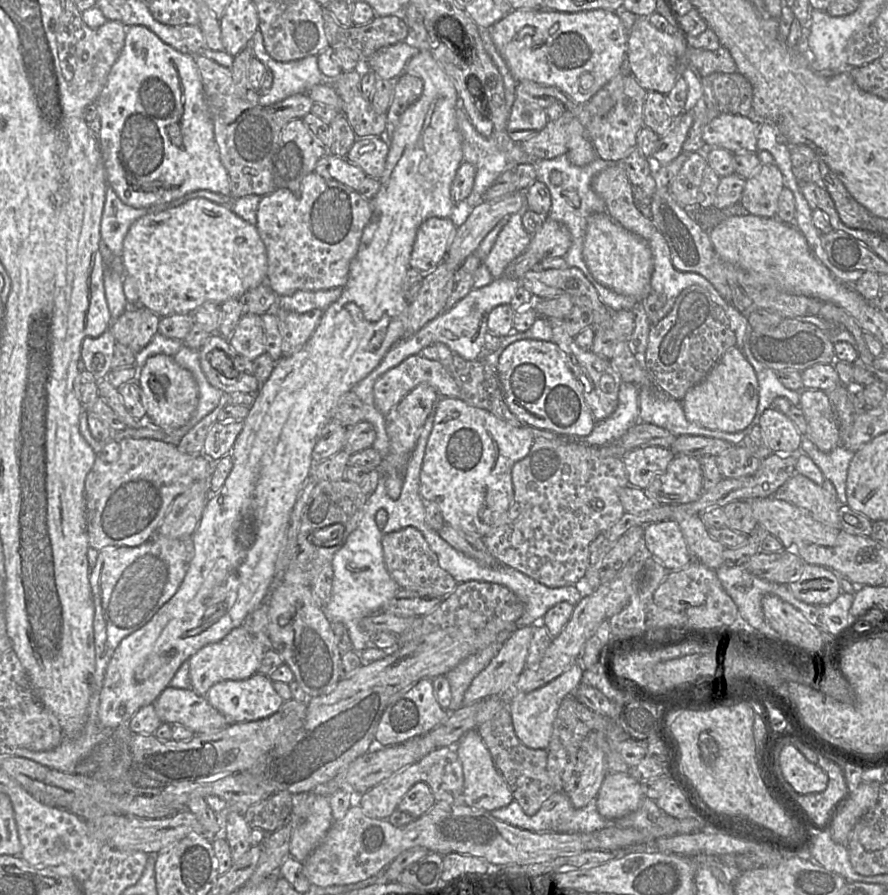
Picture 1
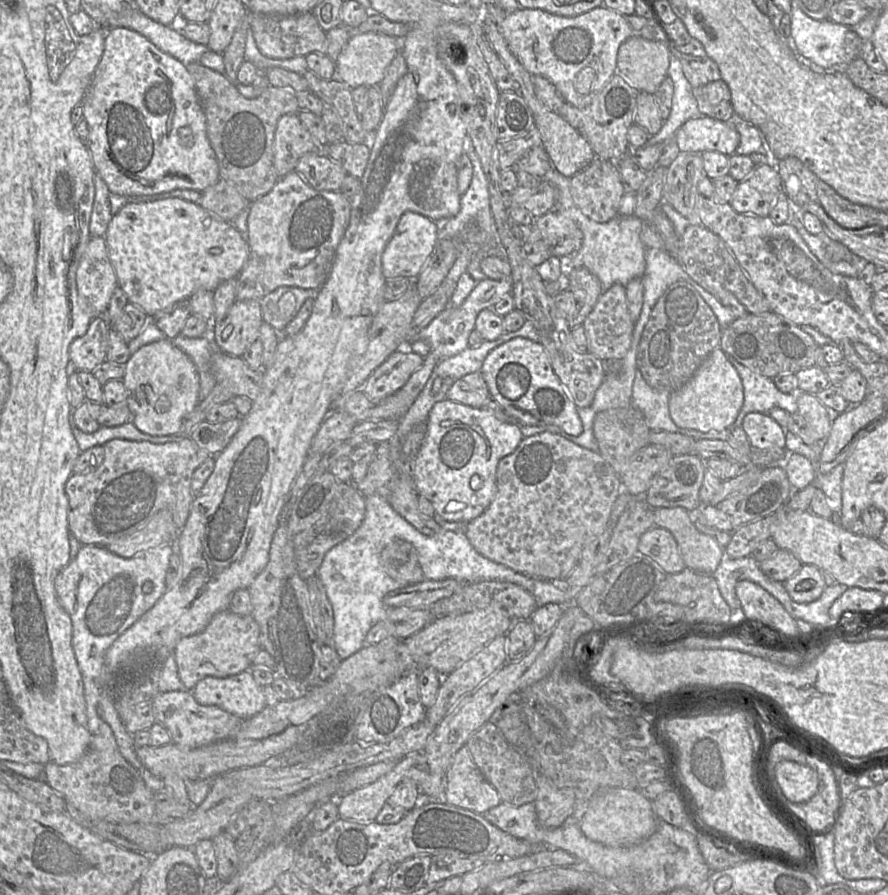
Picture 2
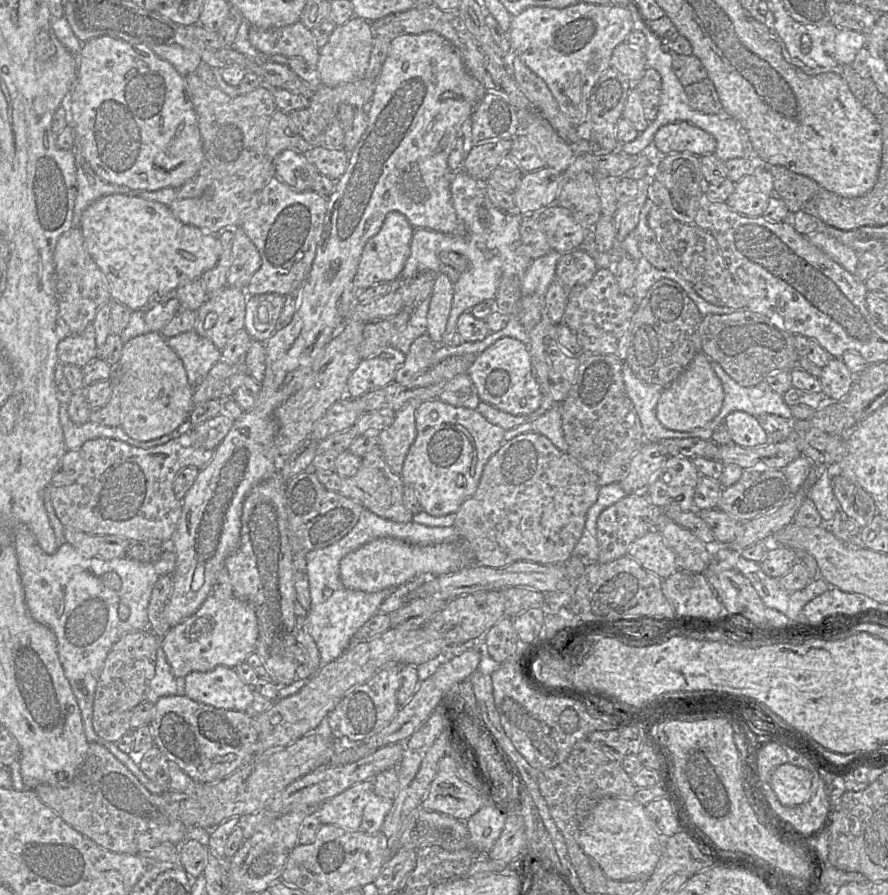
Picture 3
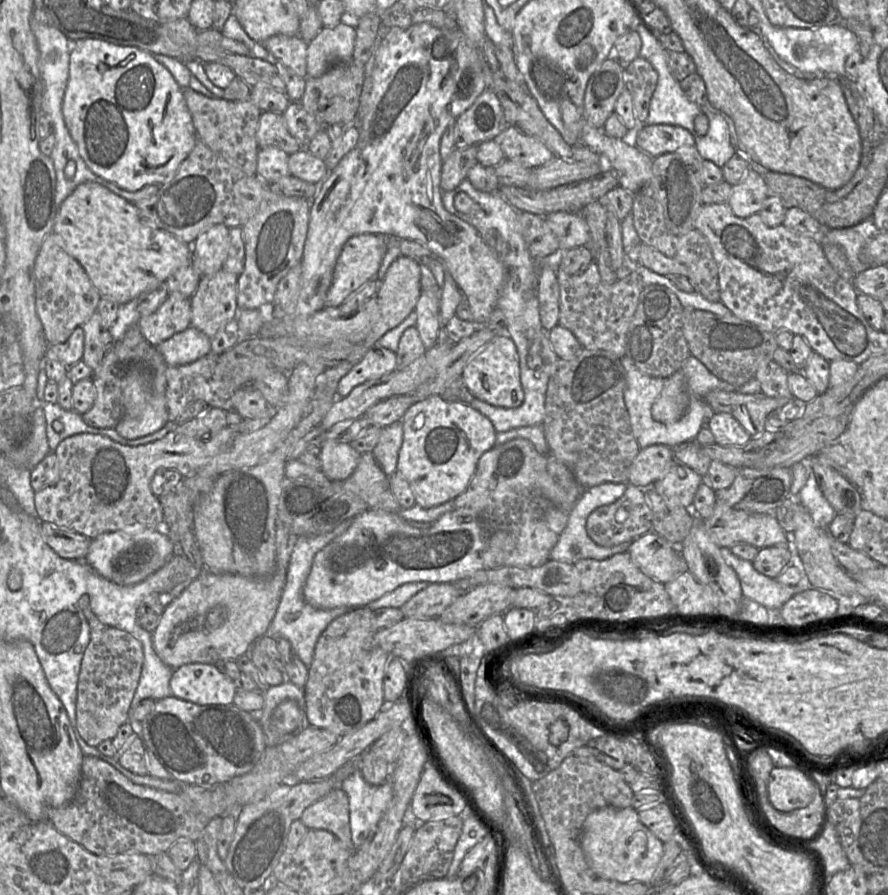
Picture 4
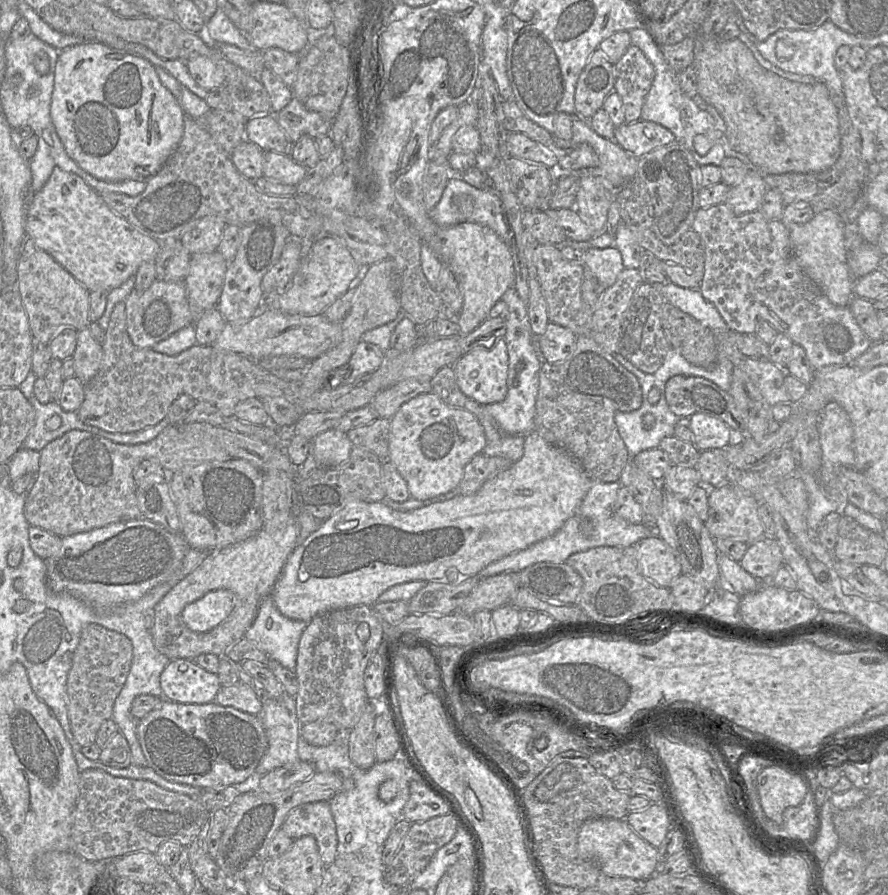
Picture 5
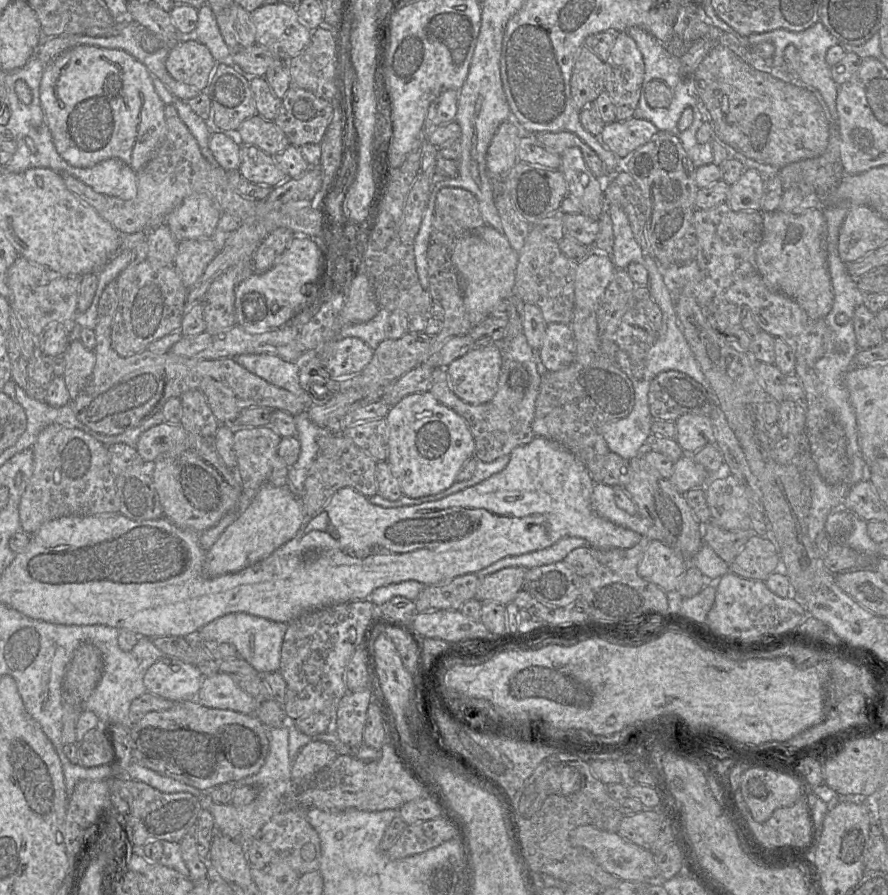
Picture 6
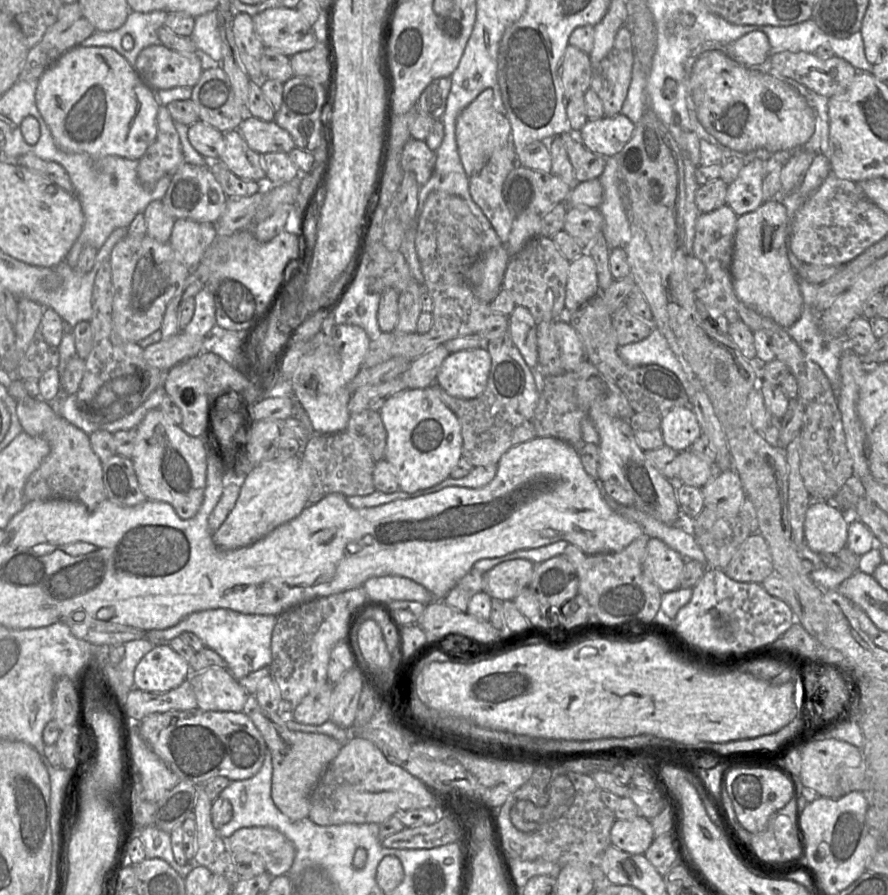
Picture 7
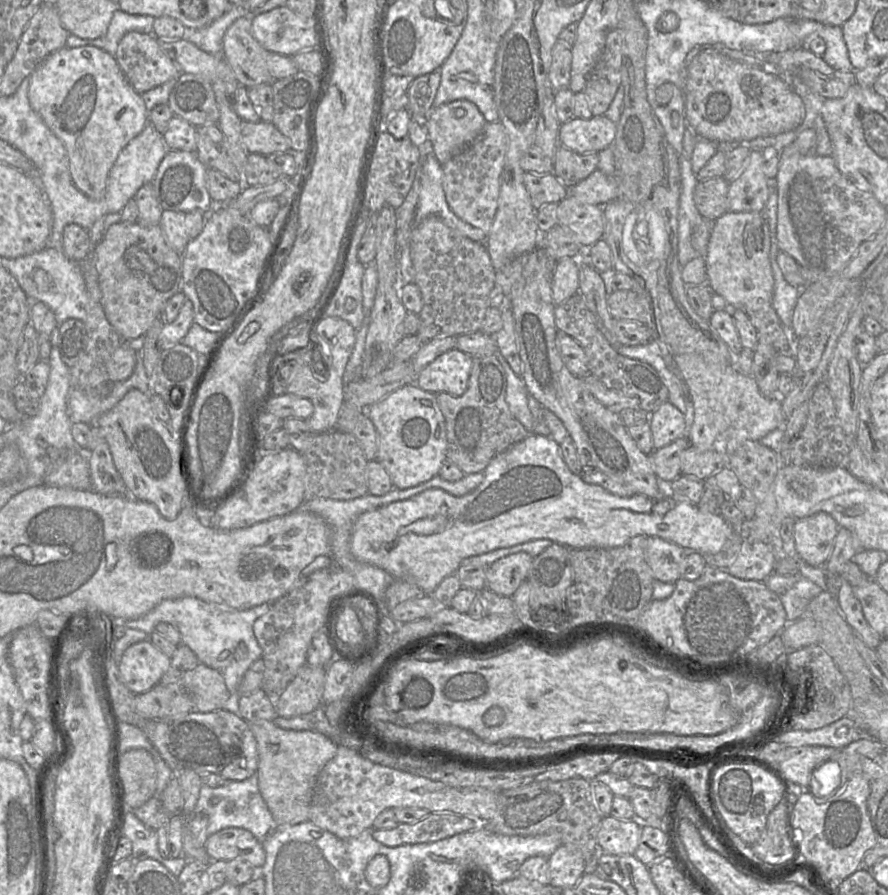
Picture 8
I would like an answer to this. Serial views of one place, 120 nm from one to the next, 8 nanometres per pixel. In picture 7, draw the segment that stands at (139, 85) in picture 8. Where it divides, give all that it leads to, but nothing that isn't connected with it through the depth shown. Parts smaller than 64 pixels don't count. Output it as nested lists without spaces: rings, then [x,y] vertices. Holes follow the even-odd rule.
[[[161,44],[151,45],[139,53],[134,68],[154,91],[180,86],[192,88],[203,72],[202,54],[183,55]]]

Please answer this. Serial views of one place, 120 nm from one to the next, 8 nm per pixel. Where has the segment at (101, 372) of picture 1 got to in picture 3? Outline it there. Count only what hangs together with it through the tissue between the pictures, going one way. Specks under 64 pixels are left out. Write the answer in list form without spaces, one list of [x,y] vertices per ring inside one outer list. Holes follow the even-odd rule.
[[[91,324],[79,334],[69,335],[57,346],[57,357],[61,364],[70,364],[82,368],[98,358],[95,343],[95,329]]]

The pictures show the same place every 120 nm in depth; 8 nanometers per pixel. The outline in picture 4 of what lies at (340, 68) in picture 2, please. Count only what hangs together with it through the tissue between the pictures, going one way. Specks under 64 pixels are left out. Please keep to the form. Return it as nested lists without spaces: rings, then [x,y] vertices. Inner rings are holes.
[[[339,22],[334,27],[324,27],[308,43],[307,77],[322,76],[332,65],[348,62],[353,55],[356,29]]]

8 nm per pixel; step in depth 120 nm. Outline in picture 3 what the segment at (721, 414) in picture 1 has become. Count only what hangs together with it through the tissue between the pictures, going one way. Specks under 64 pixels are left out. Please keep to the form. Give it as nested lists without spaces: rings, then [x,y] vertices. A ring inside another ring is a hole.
[[[699,353],[673,382],[664,387],[656,416],[667,429],[690,432],[710,423],[719,414],[723,399],[723,386],[713,370],[712,361],[704,353]]]

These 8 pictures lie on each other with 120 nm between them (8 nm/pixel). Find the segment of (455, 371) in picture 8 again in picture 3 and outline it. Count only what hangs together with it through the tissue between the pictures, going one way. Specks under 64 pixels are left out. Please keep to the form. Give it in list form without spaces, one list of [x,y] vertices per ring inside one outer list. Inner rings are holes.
[[[503,337],[478,355],[467,374],[482,402],[514,416],[533,414],[541,405],[542,395],[533,375],[528,347],[512,337]]]

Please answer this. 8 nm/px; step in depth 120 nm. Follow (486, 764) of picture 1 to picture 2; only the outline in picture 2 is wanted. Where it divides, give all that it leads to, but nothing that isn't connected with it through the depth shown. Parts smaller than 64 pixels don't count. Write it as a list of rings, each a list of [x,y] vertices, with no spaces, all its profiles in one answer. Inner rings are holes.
[[[466,745],[457,751],[447,770],[443,802],[476,814],[483,814],[501,803],[496,789],[480,772]]]

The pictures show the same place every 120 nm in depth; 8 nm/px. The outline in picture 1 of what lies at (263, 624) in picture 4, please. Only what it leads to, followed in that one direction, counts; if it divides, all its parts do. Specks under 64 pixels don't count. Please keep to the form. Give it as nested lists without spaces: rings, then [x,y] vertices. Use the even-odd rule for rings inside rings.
[[[243,625],[232,629],[223,639],[199,649],[189,659],[191,688],[206,697],[208,690],[225,680],[244,680],[259,672],[266,647]]]

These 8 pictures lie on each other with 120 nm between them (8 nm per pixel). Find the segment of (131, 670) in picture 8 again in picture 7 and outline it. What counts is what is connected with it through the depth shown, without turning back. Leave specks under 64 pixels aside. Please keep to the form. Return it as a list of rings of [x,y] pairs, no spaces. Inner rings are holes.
[[[157,644],[136,666],[134,686],[145,692],[163,693],[181,685],[190,674],[189,662],[168,644]]]

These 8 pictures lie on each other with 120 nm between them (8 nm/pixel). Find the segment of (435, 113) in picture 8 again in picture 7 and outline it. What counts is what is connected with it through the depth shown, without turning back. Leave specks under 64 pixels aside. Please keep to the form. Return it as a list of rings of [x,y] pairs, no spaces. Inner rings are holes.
[[[486,89],[457,117],[455,138],[463,168],[468,176],[477,174],[493,153],[511,143],[511,125],[508,118],[493,108],[493,90]]]

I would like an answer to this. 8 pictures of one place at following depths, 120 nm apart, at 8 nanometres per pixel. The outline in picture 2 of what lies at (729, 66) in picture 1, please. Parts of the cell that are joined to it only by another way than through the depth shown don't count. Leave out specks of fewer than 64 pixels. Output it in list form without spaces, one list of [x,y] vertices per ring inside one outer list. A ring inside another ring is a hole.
[[[672,45],[671,53],[680,60],[683,73],[693,88],[721,78],[717,64],[707,55],[695,56],[685,54],[678,51]]]

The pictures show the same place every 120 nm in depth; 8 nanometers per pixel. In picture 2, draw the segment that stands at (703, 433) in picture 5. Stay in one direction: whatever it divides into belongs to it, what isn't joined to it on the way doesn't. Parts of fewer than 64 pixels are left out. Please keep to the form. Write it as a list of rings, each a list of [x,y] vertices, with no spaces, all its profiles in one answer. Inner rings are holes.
[[[749,413],[741,424],[747,434],[752,448],[785,449],[786,431],[767,413]]]

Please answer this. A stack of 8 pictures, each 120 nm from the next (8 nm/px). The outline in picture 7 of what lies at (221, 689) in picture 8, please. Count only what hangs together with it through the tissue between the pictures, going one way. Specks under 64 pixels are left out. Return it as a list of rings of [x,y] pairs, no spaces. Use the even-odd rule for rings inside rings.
[[[208,668],[191,673],[189,683],[197,708],[204,711],[242,712],[250,696],[228,669]]]

